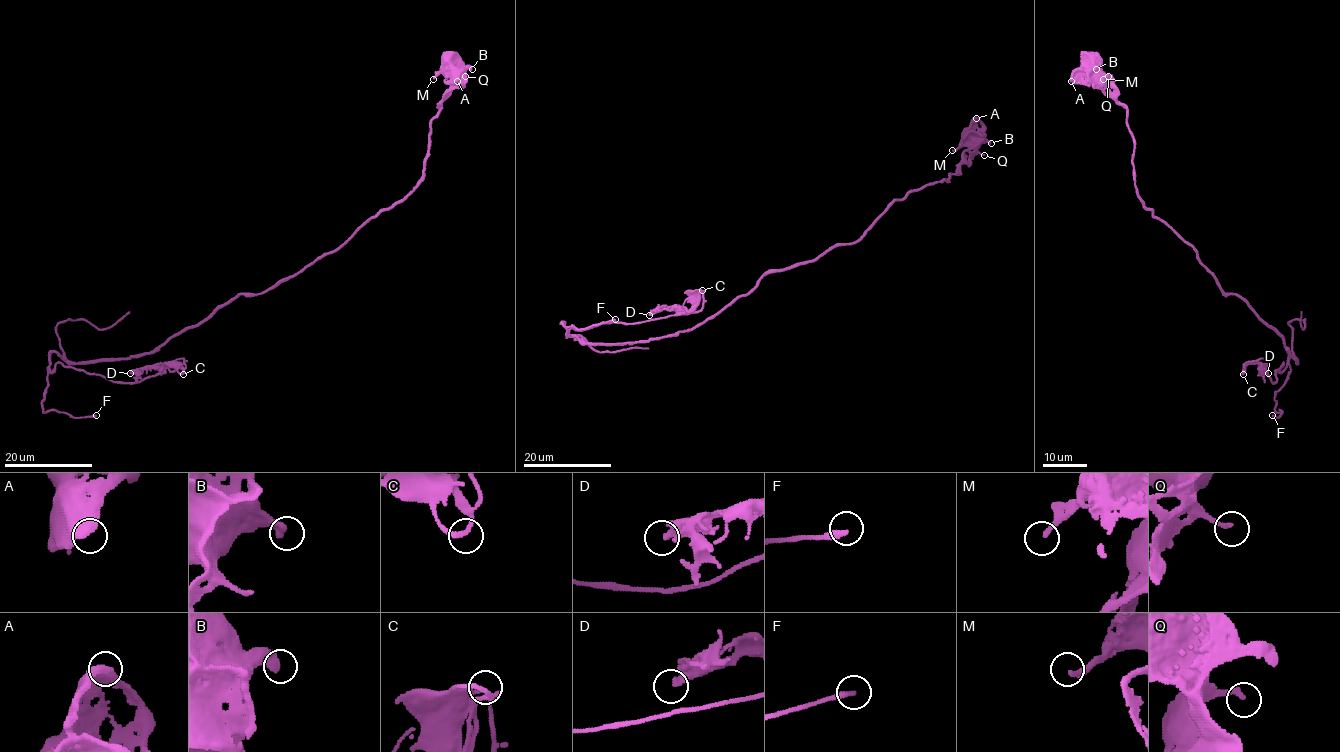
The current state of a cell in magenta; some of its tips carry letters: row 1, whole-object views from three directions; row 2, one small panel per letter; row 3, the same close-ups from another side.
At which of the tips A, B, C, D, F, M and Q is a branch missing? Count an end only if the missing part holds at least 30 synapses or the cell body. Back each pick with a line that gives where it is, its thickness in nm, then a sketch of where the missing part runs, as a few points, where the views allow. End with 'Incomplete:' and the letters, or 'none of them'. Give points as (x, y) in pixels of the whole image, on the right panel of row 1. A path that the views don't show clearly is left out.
F: at (1272, 415); 280 nm thick; missing branch runs (1272, 415), (1249, 402), (1242, 413), (1246, 416), (1239, 416), (1233, 427), (1240, 425), (1249, 436)
Incomplete: F

